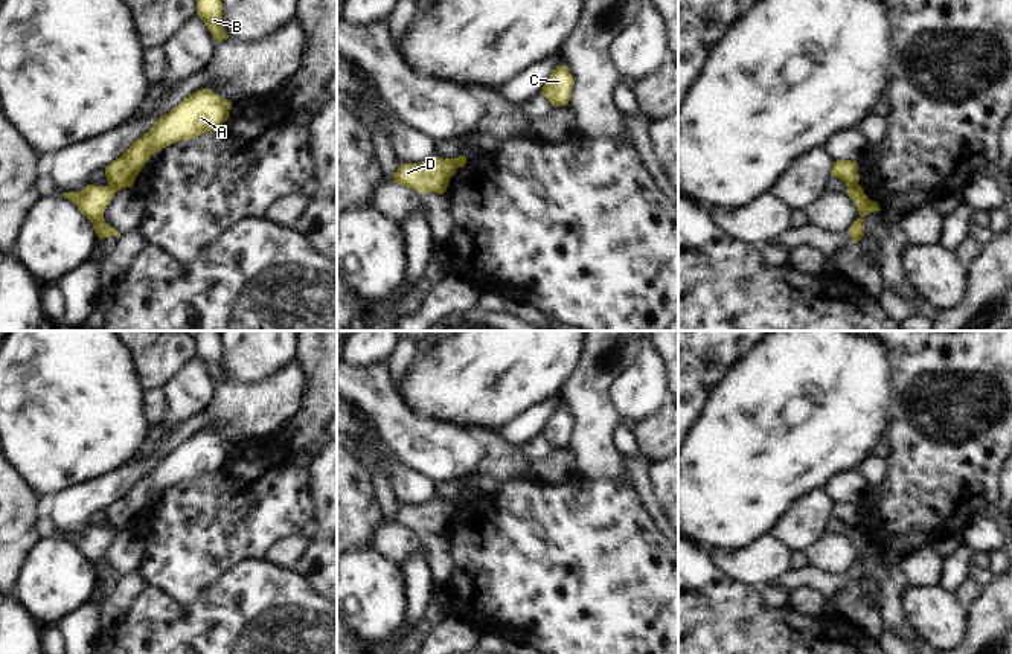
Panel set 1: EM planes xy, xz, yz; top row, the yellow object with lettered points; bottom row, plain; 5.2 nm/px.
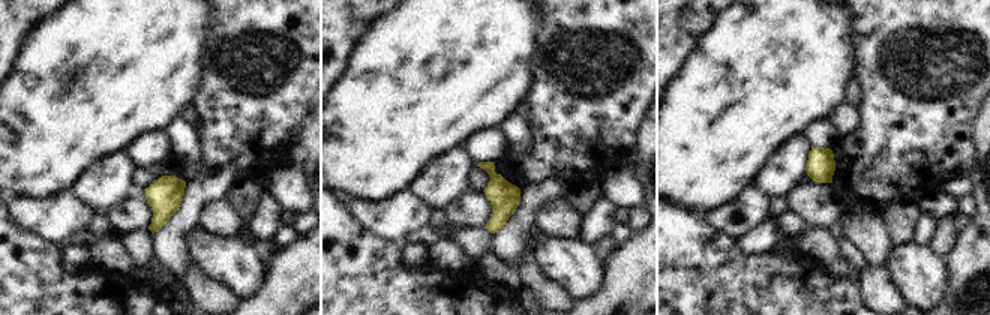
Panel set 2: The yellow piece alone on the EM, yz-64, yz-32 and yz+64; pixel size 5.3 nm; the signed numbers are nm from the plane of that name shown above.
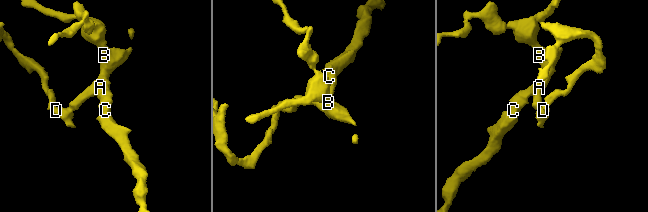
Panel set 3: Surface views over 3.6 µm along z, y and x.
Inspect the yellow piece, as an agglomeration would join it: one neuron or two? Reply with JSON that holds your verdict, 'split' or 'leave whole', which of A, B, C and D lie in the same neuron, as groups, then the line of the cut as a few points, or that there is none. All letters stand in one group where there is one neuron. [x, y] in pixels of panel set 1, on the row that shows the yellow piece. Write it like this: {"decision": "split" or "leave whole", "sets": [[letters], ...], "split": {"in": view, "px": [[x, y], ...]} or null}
{"decision": "split", "sets": [["A", "B", "C"], ["D"]], "split": {"in": "yz", "px": [[857, 183], [848, 188]]}}

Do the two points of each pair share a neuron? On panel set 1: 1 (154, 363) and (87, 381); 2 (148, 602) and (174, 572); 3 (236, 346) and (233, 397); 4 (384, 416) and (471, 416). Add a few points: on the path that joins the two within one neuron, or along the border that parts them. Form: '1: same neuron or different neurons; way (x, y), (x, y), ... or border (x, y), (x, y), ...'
1: different neurons; border (125, 346), (144, 391)
2: different neurons; border (147, 584), (183, 604), (194, 599)
3: different neurons; border (270, 374), (246, 384), (229, 380)
4: different neurons; border (395, 389), (401, 403), (415, 415), (453, 426)

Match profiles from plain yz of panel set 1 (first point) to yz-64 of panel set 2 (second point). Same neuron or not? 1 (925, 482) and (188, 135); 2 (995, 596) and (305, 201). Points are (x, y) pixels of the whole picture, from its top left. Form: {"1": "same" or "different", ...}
{"1": "different", "2": "different"}

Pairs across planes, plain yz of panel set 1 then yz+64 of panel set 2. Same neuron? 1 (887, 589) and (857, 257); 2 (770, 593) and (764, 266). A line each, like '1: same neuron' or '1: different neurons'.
1: different neurons
2: different neurons

